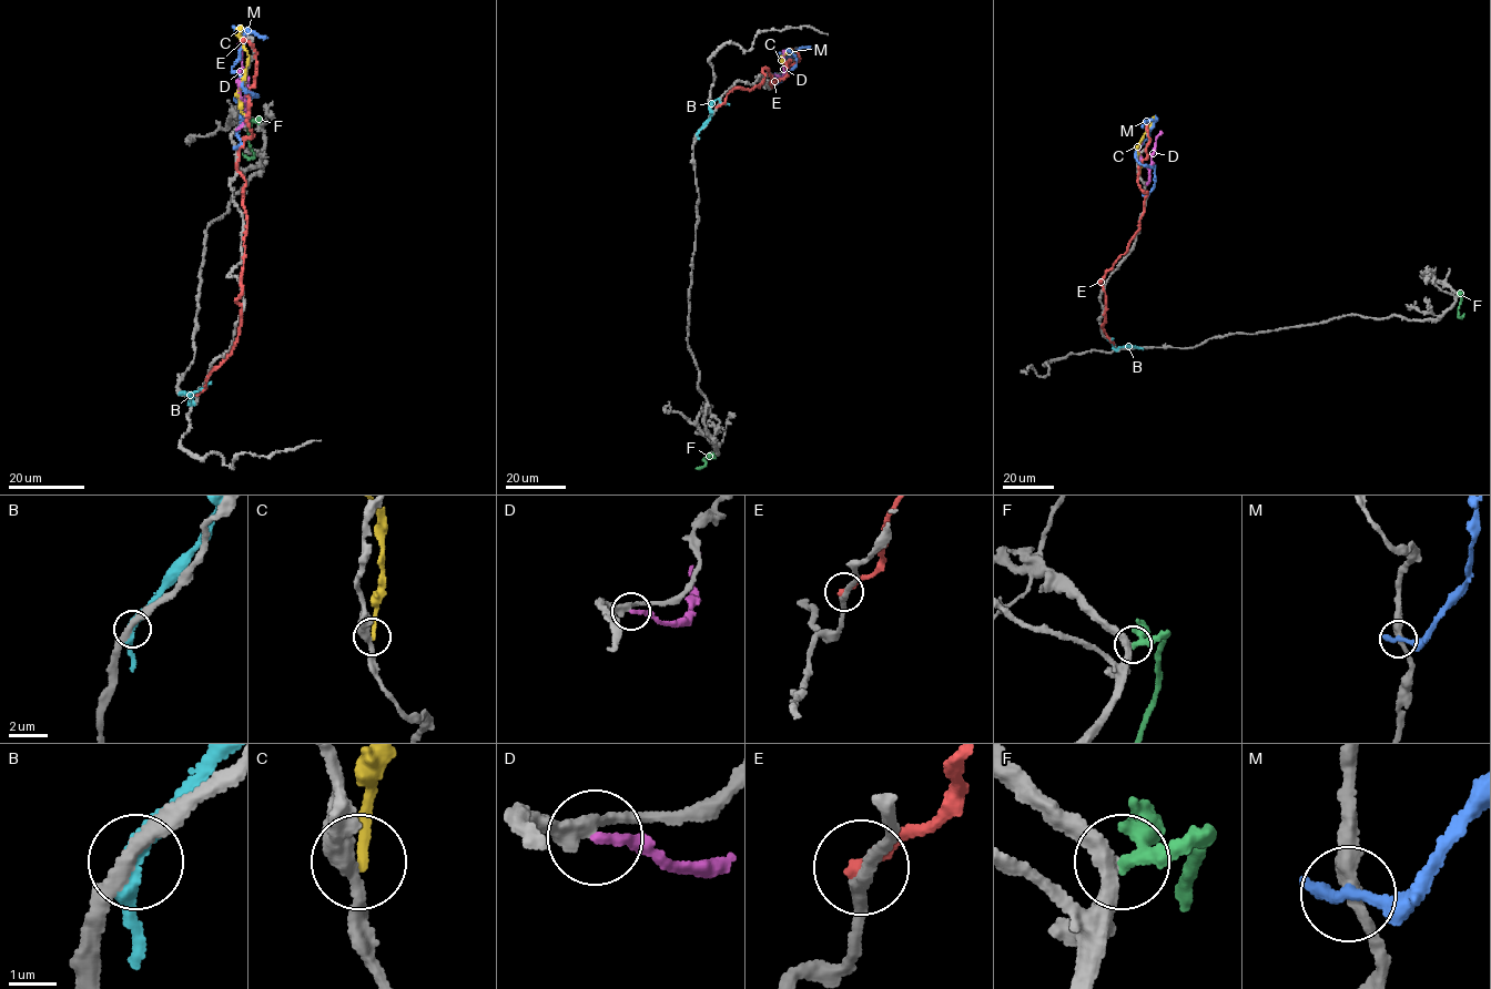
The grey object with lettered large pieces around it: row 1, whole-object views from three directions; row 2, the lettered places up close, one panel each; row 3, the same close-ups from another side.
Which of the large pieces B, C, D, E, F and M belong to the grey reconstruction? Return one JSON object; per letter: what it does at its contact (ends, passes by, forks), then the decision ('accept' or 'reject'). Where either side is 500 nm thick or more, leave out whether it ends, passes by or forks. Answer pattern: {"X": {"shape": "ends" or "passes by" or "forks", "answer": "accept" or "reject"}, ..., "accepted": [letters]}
{"B": {"shape": "passes by", "answer": "reject"}, "C": {"shape": "ends", "answer": "reject"}, "D": {"shape": "ends", "answer": "reject"}, "E": {"shape": "ends", "answer": "reject"}, "F": {"shape": "passes by", "answer": "accept"}, "M": {"shape": "passes by", "answer": "reject"}, "accepted": ["F"]}

